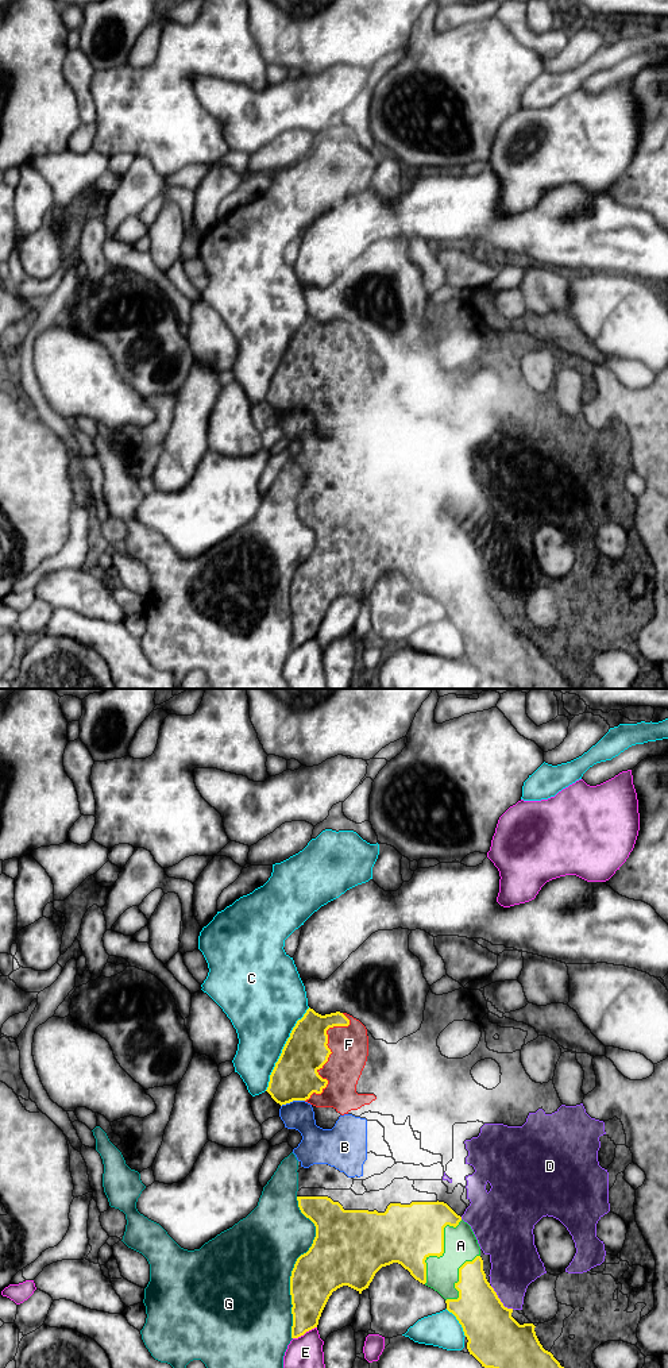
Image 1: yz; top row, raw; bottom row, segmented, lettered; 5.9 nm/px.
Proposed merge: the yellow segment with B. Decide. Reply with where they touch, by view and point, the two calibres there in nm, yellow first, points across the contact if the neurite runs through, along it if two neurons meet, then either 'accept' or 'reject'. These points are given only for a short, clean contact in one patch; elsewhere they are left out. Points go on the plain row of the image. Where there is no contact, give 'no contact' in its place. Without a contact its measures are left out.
contact yz (292, 409); calibres 280 and 180 nm; accept

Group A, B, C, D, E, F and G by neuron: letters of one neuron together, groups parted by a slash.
A B F / C / D / E / G

